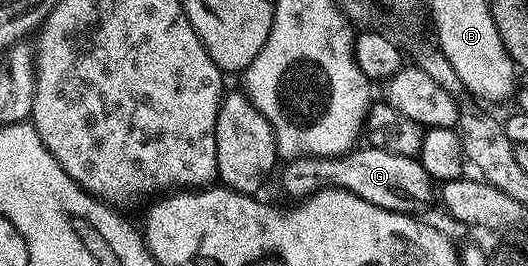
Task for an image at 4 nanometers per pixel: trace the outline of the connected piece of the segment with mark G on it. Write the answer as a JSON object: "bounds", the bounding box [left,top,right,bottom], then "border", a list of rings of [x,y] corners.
{"bounds":[280,146,434,213],"border":[[[361,146],[346,151],[344,155],[288,160],[284,164],[285,168],[280,168],[282,189],[293,201],[300,201],[325,187],[338,187],[363,197],[363,201],[371,201],[371,205],[402,213],[416,212],[415,209],[420,203],[427,202],[432,195],[434,198],[434,180],[429,178],[427,169],[423,169],[420,158],[403,157],[399,153],[387,153],[387,149]]]}

